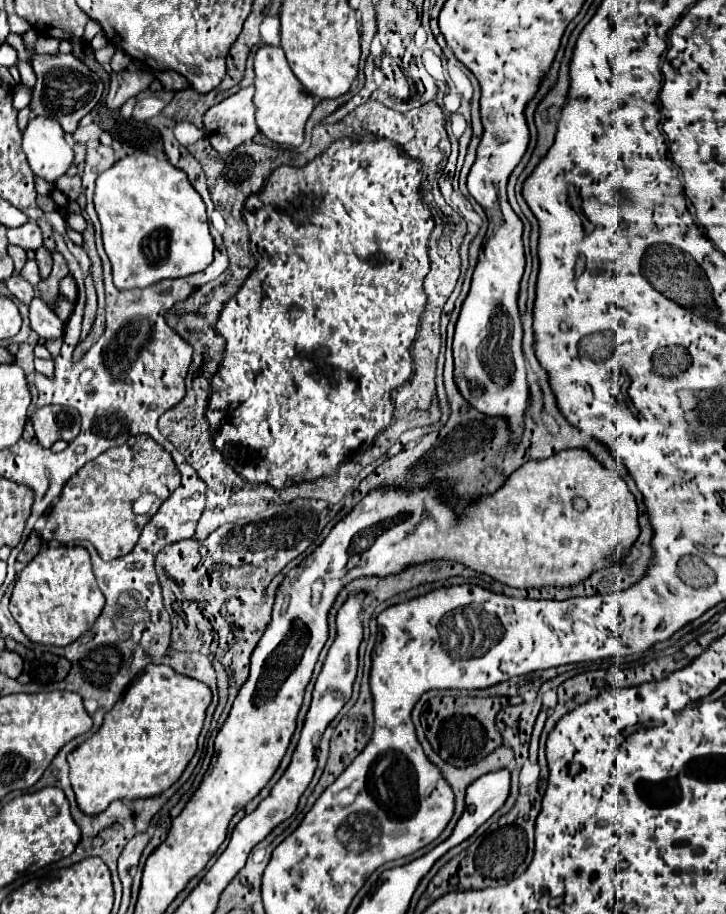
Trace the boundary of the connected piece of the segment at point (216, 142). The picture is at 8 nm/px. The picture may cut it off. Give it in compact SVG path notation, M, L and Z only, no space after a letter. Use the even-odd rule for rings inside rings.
M254 87L240 89L238 93L222 99L220 103L212 105L204 113L204 137L208 143L216 149L216 153L230 153L242 143L252 141L252 137L258 133L256 121L254 121Z

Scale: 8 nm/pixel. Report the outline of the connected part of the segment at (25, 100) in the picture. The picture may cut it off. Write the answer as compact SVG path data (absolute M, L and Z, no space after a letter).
M16 87L14 89L14 107L16 109L22 109L30 103L30 91L24 89L24 87Z

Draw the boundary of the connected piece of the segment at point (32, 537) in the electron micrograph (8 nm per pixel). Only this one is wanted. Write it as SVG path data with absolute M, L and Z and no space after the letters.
M33 530L26 540L22 551L19 553L17 560L25 564L29 563L38 554L40 542L40 536Z

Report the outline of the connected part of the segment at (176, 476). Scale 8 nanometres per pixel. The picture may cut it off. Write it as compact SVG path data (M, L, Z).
M134 435L120 447L112 447L104 453L100 453L96 459L88 461L82 469L78 469L68 483L62 489L62 495L58 497L56 505L52 505L46 527L44 527L44 539L46 541L58 541L62 545L86 539L96 549L98 555L104 561L118 559L126 553L130 553L140 537L140 531L144 525L154 517L158 507L180 487L180 471L172 461L172 455L160 447L150 435Z

